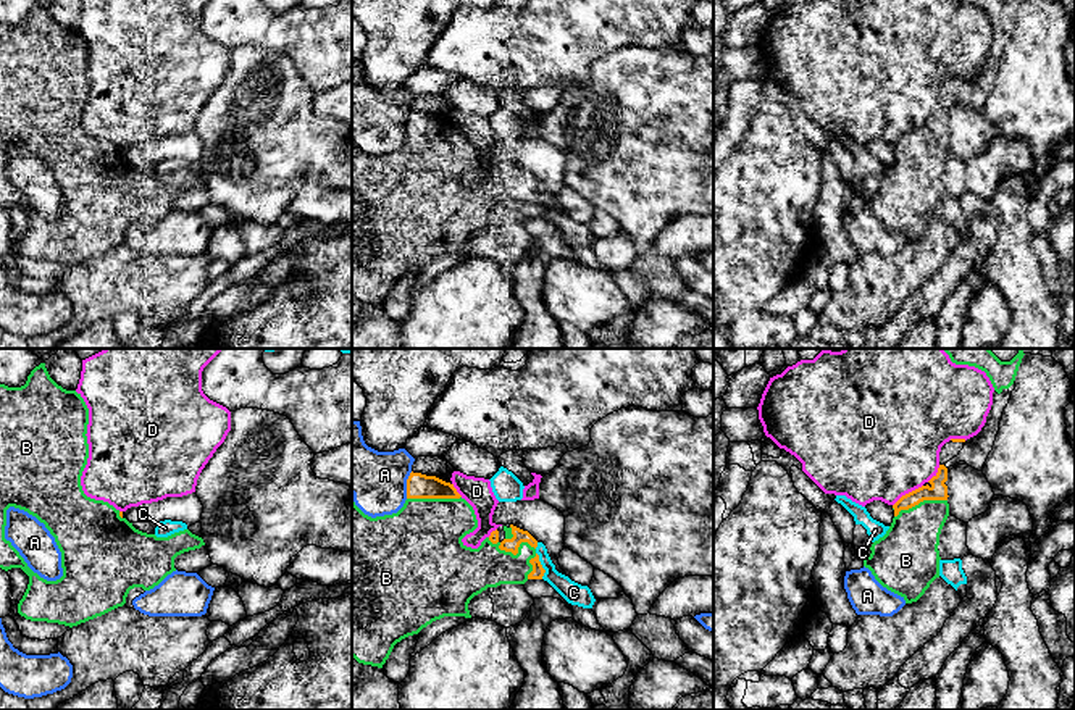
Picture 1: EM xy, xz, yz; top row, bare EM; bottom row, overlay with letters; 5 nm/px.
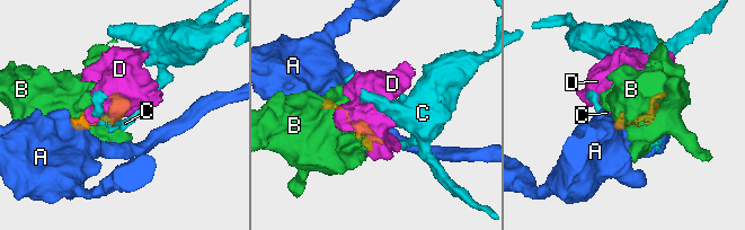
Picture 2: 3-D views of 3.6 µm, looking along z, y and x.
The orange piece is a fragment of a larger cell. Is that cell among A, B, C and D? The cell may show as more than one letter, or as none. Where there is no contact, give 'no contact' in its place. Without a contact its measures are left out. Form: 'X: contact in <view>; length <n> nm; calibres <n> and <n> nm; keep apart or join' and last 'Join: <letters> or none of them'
A: contact in xz; length 140 nm; calibres 130 and 280 nm; keep apart
B: contact in xz; length 240 nm; calibres 70 and 240 nm; join
C: contact in xz; length 140 nm; calibres 70 and 110 nm; keep apart
D: contact in yz; length 190 nm; calibres 90 and 500 nm; keep apart
Join: B

